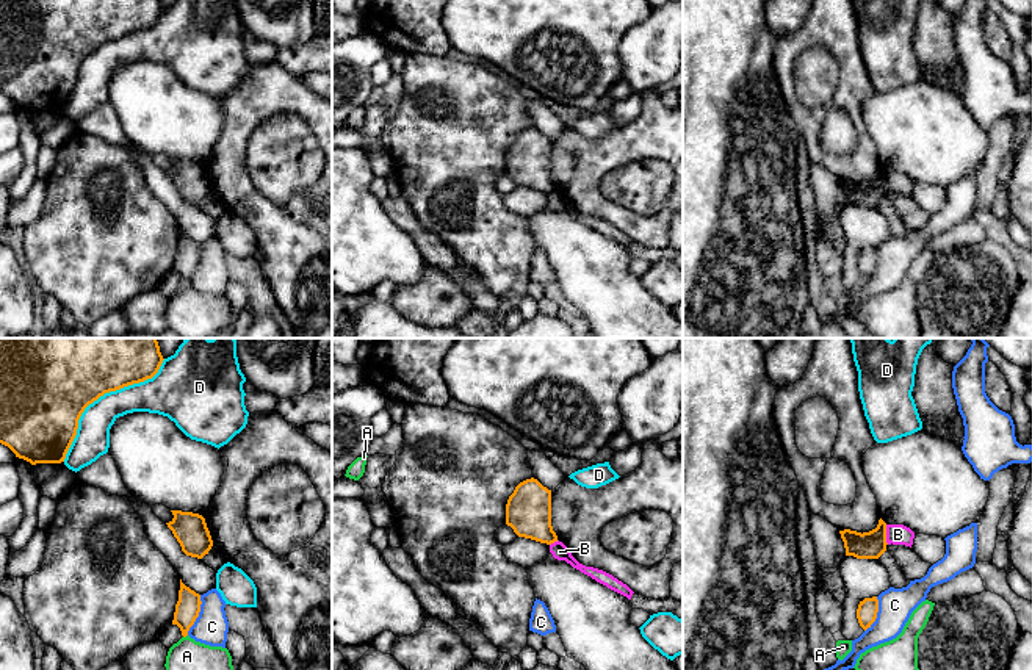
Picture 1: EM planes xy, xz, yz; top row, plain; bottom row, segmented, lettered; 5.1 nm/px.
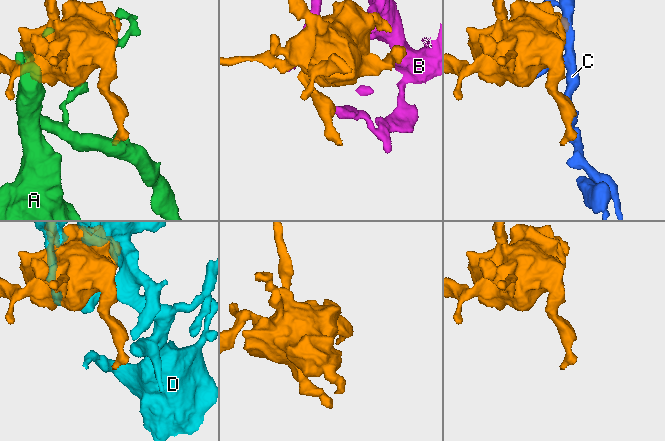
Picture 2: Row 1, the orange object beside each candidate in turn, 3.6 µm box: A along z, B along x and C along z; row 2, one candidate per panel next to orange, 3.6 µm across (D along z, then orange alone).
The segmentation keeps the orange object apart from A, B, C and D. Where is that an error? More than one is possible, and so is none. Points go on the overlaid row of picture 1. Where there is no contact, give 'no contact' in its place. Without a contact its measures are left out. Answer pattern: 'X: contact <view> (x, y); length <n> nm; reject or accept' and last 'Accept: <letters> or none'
A: contact xy (185, 636); length 30 nm; reject
B: contact yz (885, 534); length 110 nm; reject
C: contact xy (198, 615); length 220 nm; reject
D: contact xy (101, 395); length 750 nm; reject
Accept: none

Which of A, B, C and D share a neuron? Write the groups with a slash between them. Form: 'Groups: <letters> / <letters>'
Groups: A / B / C / D

